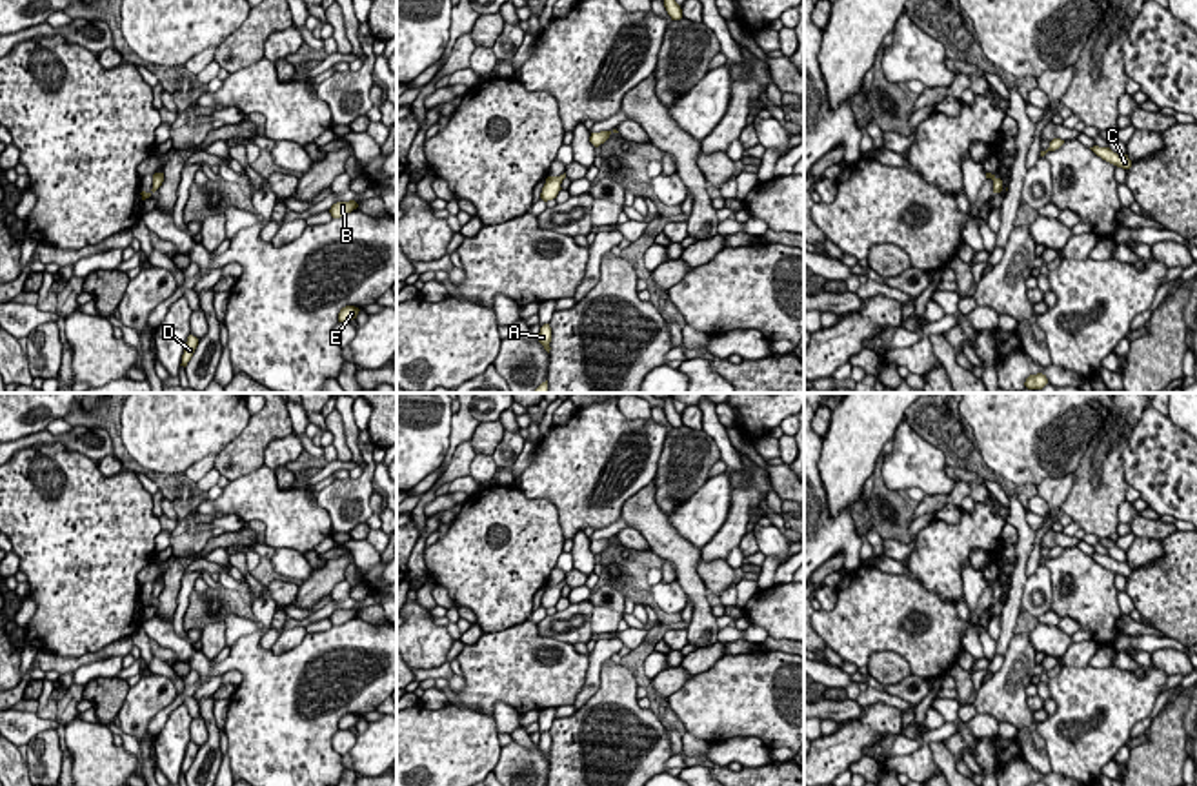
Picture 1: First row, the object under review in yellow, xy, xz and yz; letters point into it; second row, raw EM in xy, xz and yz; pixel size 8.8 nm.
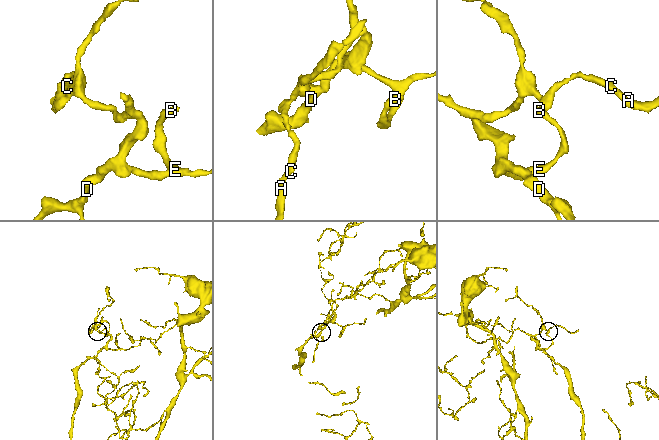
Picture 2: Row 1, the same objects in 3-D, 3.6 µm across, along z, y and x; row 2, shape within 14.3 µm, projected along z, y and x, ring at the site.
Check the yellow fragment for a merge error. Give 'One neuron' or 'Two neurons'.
Two neurons

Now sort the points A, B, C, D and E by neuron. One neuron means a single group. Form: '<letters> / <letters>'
A C / B D E

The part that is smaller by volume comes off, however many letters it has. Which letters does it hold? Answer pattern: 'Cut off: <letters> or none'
Cut off: A, C

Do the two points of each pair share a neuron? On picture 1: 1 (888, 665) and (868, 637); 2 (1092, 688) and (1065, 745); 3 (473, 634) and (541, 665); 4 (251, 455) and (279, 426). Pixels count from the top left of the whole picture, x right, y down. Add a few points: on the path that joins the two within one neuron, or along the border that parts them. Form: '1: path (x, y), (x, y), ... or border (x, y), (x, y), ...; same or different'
1: border (866, 663), (877, 652), (895, 652), (912, 674); different
2: path (1077, 703), (1056, 725), (1056, 730); same
3: border (484, 634), (473, 643), (464, 644); different
4: path (253, 448), (271, 430); same

